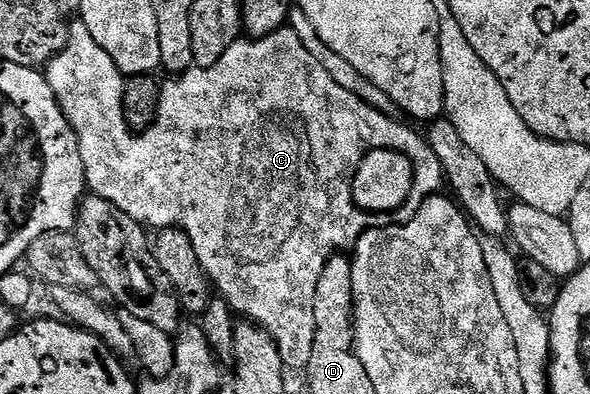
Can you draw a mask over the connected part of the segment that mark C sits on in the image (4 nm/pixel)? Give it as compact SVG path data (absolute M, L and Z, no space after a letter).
M72 22L65 49L61 49L61 53L54 55L51 62L46 64L45 74L59 107L75 130L86 190L117 205L121 213L129 213L129 217L142 223L144 228L177 227L186 233L189 241L193 241L193 249L197 249L197 261L201 261L203 272L207 274L214 290L226 299L236 316L264 327L271 334L273 341L277 341L284 368L290 370L292 367L293 370L302 372L309 365L309 357L313 357L313 301L317 297L317 281L321 281L321 269L325 269L328 259L354 248L356 241L375 227L400 227L403 223L408 223L430 195L440 194L445 183L441 161L437 161L437 153L433 153L426 138L420 132L418 135L413 128L398 123L395 117L373 109L373 105L361 101L361 97L349 93L349 89L341 89L341 85L337 85L333 77L329 77L325 65L321 65L321 61L317 61L317 57L313 57L313 53L309 53L305 45L301 45L301 37L297 37L297 33L293 33L289 25L281 26L268 35L240 38L239 42L225 49L217 65L193 66L168 78L171 80L164 82L161 87L159 118L142 133L133 134L123 116L125 76L116 71L115 62L111 60L109 53L105 53L105 49L101 49L101 45L93 41L93 33L89 33L83 22Z

